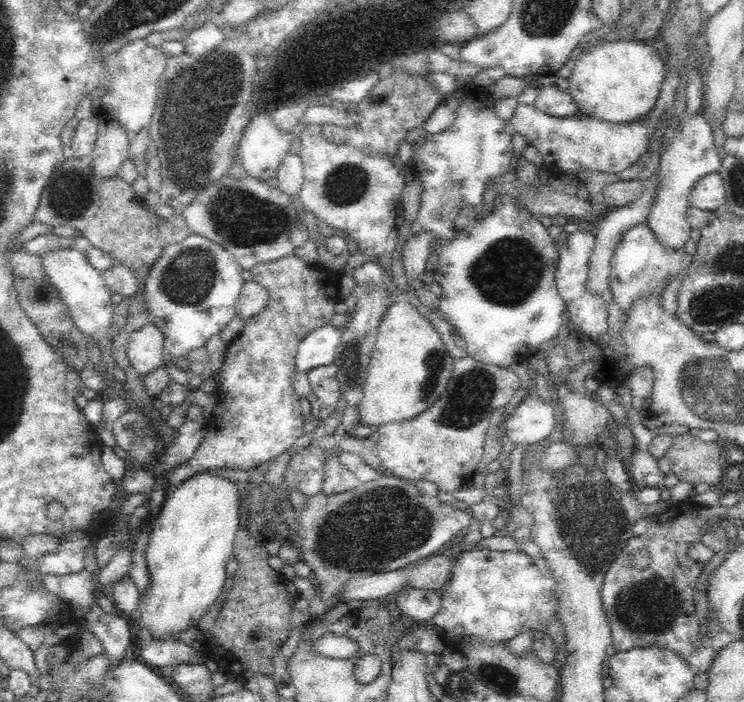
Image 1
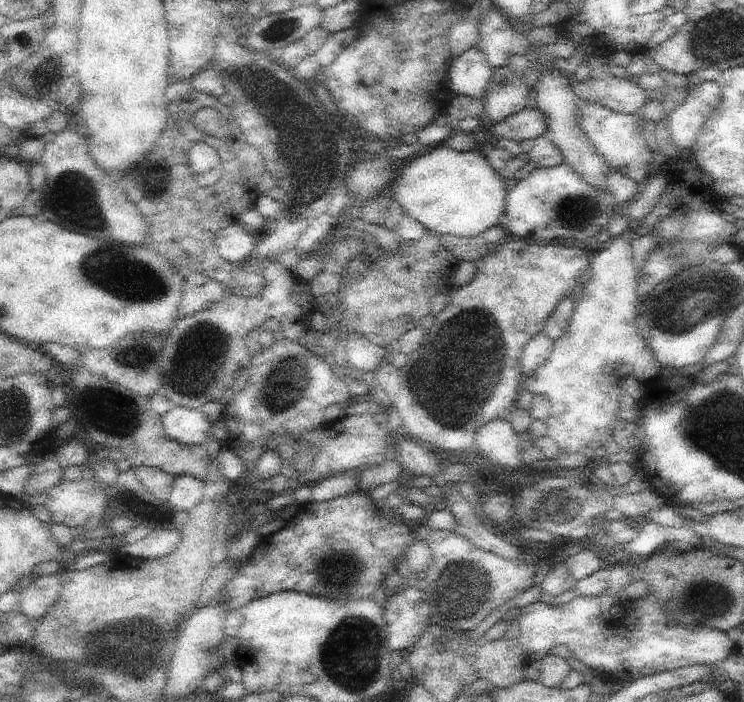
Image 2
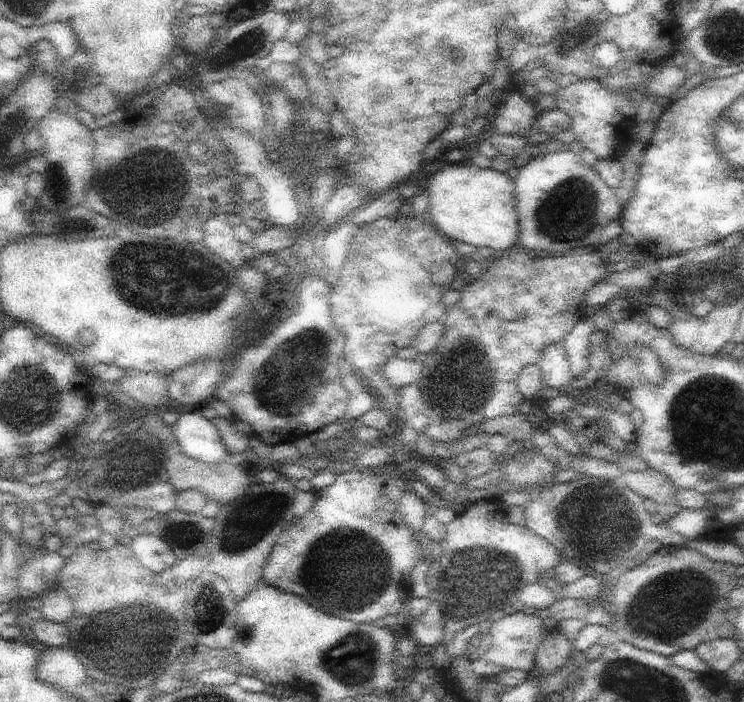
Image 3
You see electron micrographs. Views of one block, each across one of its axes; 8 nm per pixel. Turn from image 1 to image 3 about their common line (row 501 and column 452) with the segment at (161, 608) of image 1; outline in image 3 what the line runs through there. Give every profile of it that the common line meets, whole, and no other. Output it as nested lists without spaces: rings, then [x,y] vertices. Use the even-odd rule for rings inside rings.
[[[467,162],[445,166],[437,174],[429,178],[425,184],[425,190],[429,190],[429,206],[427,216],[433,218],[435,228],[447,238],[447,240],[461,240],[471,246],[483,246],[491,250],[507,250],[517,244],[519,240],[519,212],[517,212],[517,196],[515,196],[515,180],[511,180],[507,174],[501,174],[497,170],[491,170],[489,166],[469,166]]]

